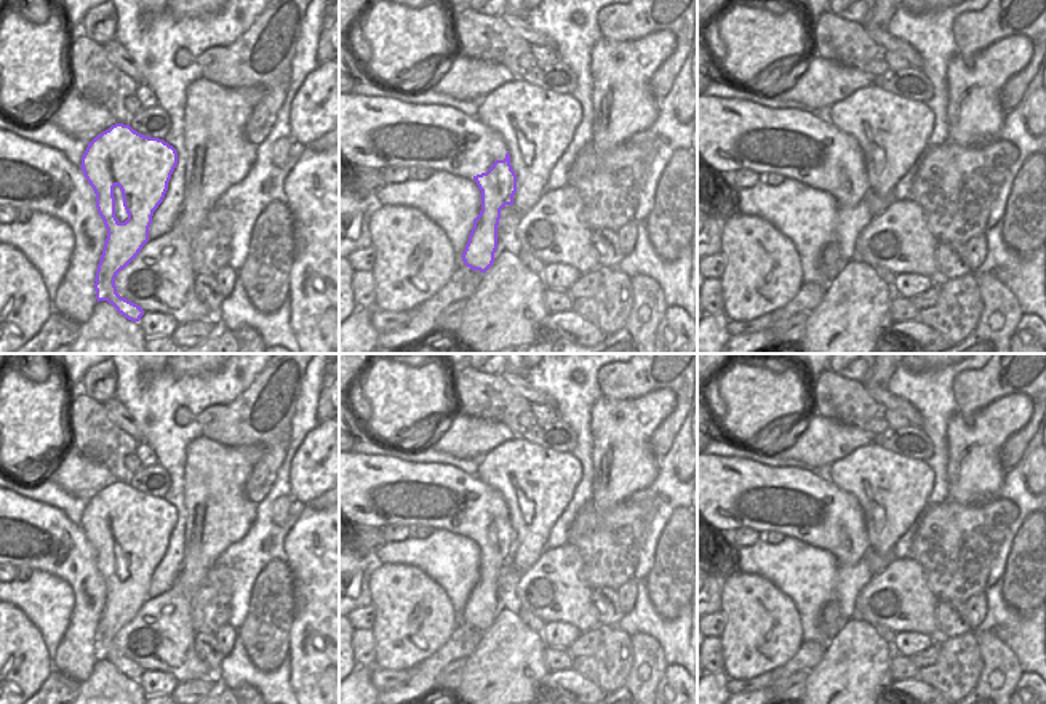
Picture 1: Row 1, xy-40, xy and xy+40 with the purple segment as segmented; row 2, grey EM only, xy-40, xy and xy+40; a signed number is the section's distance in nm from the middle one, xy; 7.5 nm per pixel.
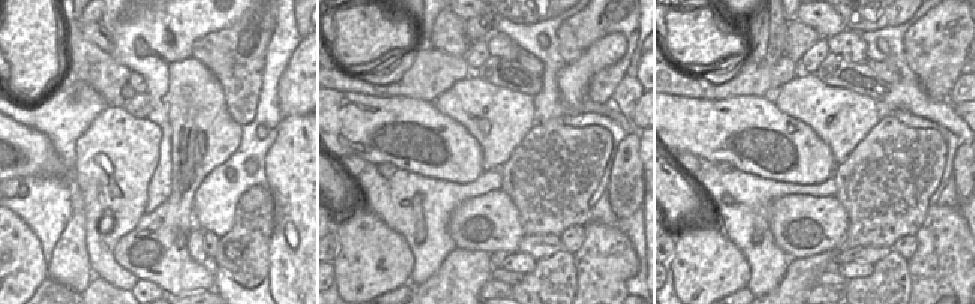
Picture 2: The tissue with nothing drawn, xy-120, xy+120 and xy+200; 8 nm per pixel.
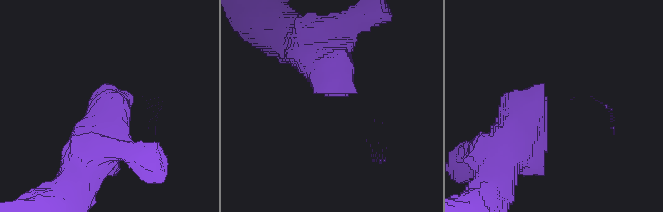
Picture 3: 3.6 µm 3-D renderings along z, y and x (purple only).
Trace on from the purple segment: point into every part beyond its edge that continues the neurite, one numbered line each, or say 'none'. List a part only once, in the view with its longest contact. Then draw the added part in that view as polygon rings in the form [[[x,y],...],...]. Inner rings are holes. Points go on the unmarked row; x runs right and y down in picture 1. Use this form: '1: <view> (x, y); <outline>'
1: xy (536, 482); [[[521,437],[496,446],[478,464],[477,477],[497,490],[517,533],[512,566],[531,568],[545,550],[550,530],[565,512],[571,494],[576,456],[557,453]]]

